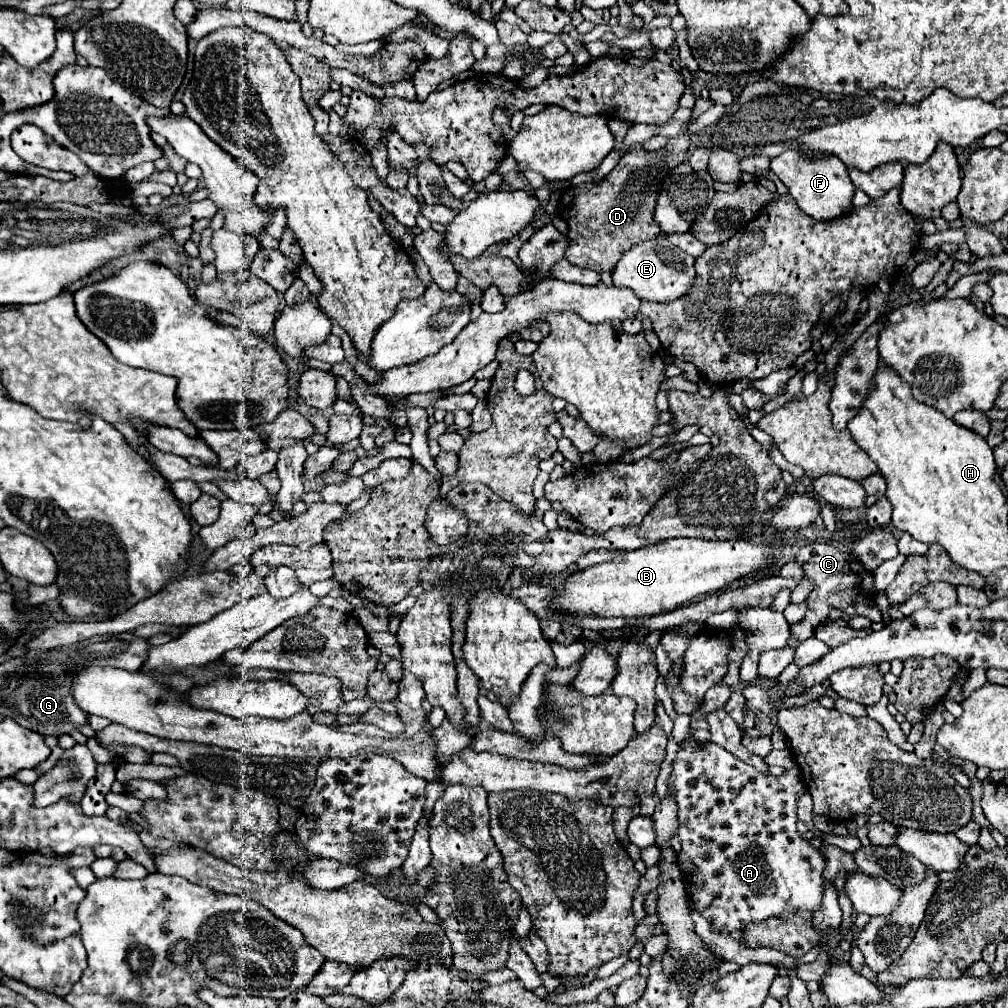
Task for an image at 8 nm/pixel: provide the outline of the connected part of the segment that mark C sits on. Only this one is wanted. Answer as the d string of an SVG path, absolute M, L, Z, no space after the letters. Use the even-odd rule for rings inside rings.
M814 541L814 543L806 543L804 547L800 547L800 553L796 555L796 563L804 569L804 579L810 579L814 583L814 589L812 593L808 595L806 599L806 615L800 623L794 625L794 631L792 631L792 637L798 639L798 641L806 641L812 637L812 631L816 625L820 625L822 621L828 619L828 613L832 609L838 609L846 615L862 615L862 617L868 617L870 621L882 621L882 613L878 609L878 605L874 603L876 599L876 589L874 589L874 573L868 571L852 553L852 543L850 541Z

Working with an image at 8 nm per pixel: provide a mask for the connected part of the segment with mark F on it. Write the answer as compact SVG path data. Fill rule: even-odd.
M788 149L782 155L770 159L770 171L788 187L788 193L794 197L798 207L814 219L828 221L846 213L852 207L854 185L848 179L846 165L836 155L816 155L808 157L800 149Z

